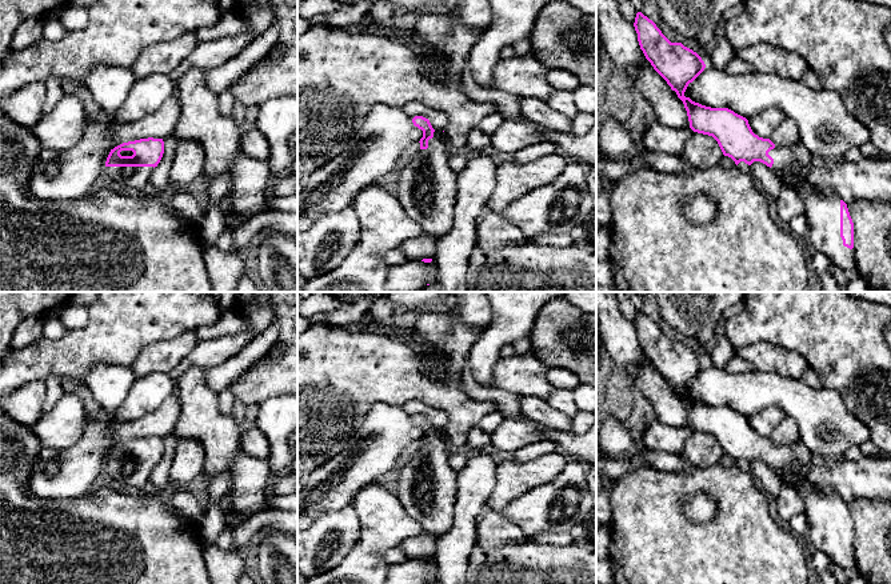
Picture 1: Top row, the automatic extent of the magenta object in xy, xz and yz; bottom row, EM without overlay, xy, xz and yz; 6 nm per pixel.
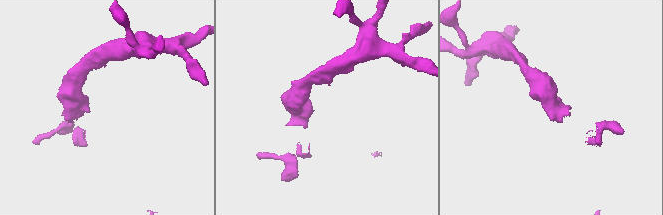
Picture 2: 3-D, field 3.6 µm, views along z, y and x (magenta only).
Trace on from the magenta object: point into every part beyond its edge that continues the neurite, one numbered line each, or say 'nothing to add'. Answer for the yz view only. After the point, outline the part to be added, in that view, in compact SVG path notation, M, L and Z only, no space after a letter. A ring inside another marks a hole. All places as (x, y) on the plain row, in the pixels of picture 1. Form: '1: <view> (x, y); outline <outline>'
1: yz (822, 510); outline M792 479L787 485L794 487L804 500L810 527L808 544L839 565L847 581L862 575L854 548L844 545L840 536L840 497L814 491L803 479Z

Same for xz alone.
1: xz (426, 484); outline M435 429L427 448L419 448L416 455L393 473L393 492L404 509L421 525L421 533L439 537L454 525L456 503L456 476L448 456L450 443L443 429Z

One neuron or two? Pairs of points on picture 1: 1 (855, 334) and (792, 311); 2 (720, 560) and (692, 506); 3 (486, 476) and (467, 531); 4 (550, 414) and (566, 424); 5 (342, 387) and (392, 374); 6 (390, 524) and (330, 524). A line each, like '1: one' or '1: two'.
1: one
2: two
3: one
4: one
5: one
6: two

